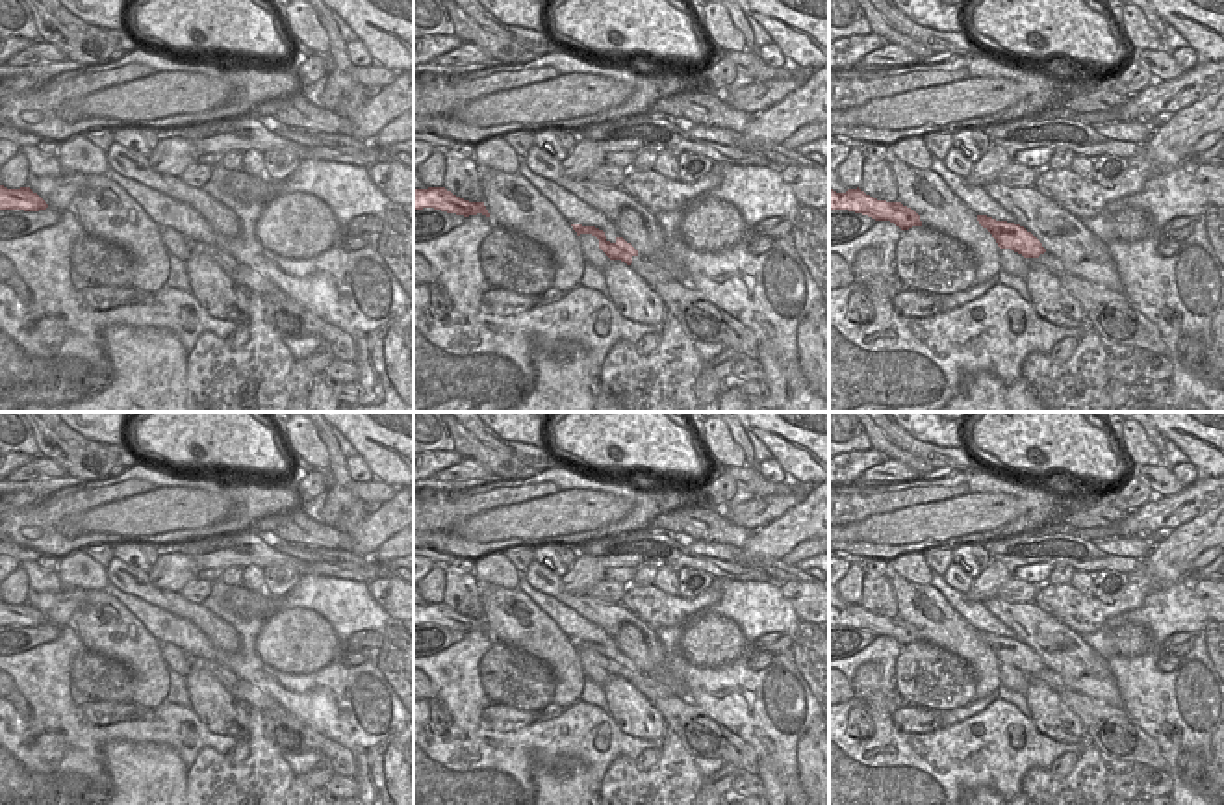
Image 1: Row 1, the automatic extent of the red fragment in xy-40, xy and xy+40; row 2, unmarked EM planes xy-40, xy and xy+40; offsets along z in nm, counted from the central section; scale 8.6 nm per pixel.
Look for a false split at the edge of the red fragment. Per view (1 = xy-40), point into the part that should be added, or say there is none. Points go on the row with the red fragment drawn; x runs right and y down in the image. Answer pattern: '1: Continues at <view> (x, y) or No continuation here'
1: No continuation here.

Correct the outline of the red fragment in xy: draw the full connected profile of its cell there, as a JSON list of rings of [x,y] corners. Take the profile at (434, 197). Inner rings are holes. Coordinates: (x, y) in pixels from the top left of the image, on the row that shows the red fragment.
[[[414,187],[414,210],[423,210],[423,208],[434,208],[464,217],[477,215],[477,213],[490,217],[484,202],[464,200],[453,195],[451,191],[447,191],[445,187],[428,187],[428,189]]]

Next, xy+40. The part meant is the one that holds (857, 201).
[[[859,187],[848,189],[846,193],[829,189],[829,210],[848,210],[868,215],[875,221],[890,221],[901,230],[922,226],[920,215],[914,210],[901,202],[877,200]]]

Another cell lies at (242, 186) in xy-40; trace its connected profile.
[[[232,171],[226,176],[224,191],[245,204],[265,204],[271,197],[276,195],[274,185],[265,176],[250,176],[243,171]]]

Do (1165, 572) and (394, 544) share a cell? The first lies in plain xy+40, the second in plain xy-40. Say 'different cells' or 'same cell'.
different cells

